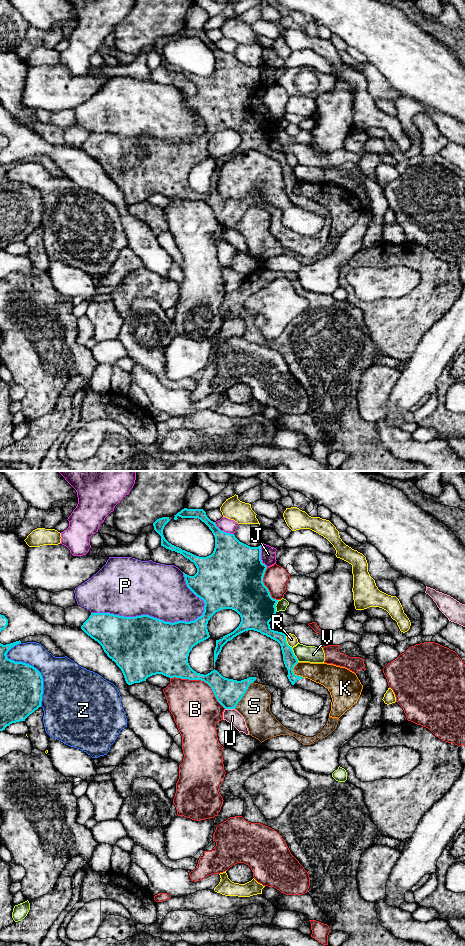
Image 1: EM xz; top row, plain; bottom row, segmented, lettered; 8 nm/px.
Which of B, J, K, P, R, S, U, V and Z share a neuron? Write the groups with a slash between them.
B / J V / K S / P / R / U / Z

